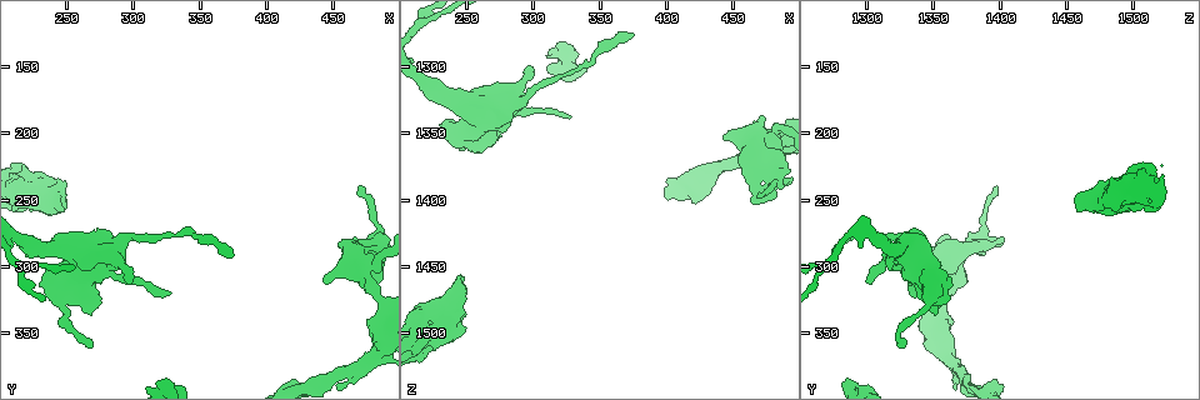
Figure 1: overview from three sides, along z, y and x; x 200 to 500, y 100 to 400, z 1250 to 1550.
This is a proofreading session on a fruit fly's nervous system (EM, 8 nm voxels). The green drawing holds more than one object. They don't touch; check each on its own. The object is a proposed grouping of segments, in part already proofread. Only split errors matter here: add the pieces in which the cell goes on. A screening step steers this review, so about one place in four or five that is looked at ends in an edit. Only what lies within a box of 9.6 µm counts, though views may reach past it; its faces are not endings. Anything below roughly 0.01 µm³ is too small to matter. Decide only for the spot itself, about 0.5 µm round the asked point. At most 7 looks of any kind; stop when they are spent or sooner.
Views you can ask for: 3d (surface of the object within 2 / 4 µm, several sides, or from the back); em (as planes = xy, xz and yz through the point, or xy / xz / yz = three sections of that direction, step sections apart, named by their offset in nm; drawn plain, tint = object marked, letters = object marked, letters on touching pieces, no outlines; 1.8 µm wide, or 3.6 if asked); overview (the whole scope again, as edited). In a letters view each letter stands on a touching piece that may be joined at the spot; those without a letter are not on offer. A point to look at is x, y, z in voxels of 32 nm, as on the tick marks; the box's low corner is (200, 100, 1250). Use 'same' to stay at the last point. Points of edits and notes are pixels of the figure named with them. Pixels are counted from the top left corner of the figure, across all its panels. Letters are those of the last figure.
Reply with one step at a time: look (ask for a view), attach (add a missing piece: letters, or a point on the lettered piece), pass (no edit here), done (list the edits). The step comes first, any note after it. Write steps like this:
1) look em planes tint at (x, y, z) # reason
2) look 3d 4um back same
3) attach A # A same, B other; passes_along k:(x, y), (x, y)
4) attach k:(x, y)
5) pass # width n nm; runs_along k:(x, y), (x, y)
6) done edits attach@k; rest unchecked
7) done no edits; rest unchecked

look em xz step 16 letters at (330, 320, 1340) # branch stops here

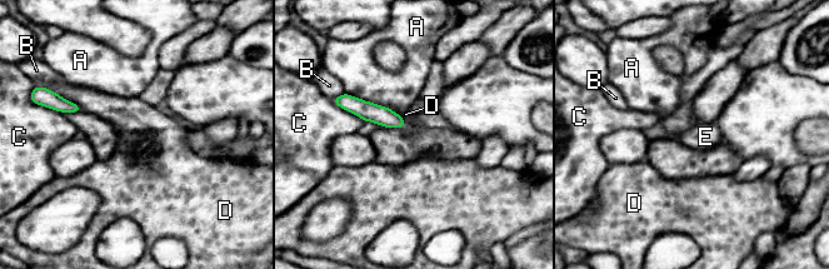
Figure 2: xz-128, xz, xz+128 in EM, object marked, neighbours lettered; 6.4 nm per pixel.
attach E # width 100 nm; longest_contact A 380 nm; A other, B other, C other, D other, E same; it goes on there

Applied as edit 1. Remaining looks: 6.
look overview

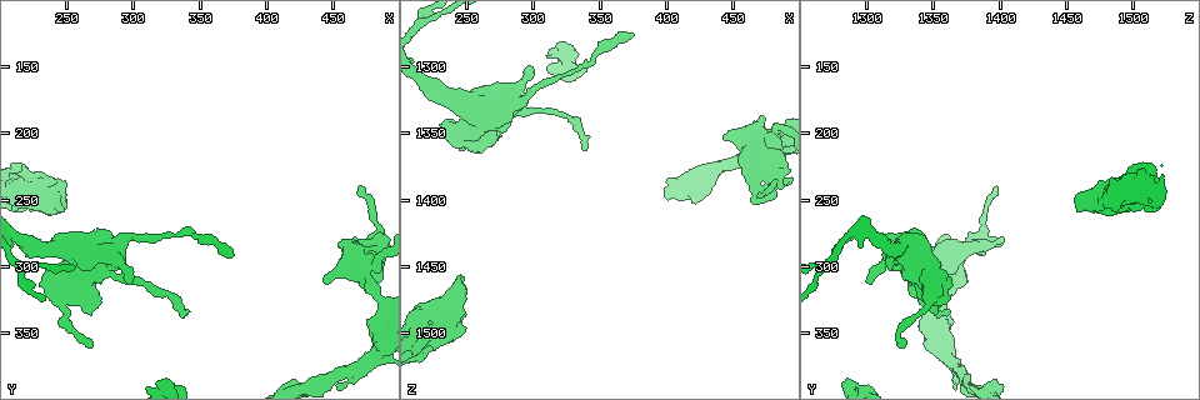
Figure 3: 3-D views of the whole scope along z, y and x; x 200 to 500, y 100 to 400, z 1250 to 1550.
look 3d 2um at (376, 292, 1278) # thin end

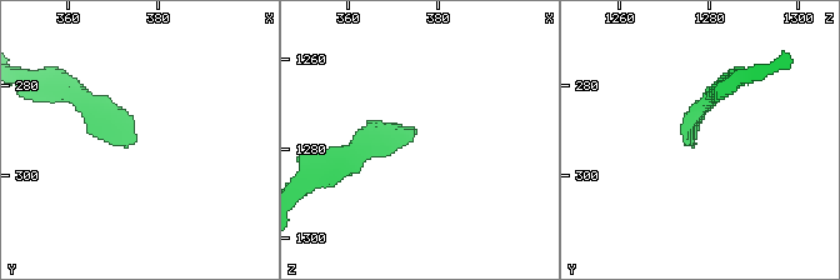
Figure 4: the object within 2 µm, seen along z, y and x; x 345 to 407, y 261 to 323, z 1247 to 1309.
look em planes letters at (375, 293, 1276)

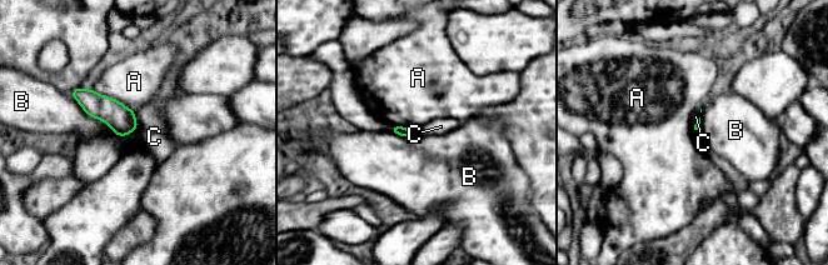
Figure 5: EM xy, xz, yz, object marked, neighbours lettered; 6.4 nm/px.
pass # A other, B other, C other; none of them fits

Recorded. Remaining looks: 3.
look em 3.6um xz step 4 letters at (472, 308, 1362) # thin neck

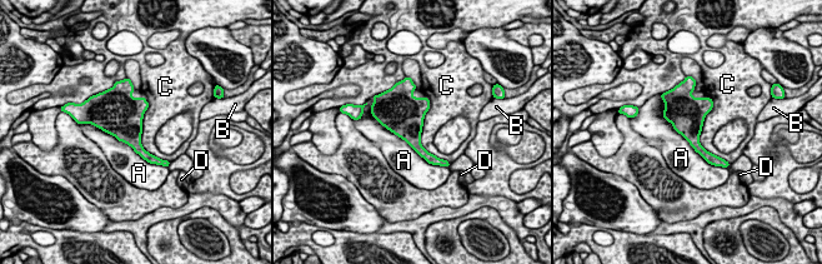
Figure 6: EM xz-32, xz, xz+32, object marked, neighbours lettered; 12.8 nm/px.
pass # A other, B other, C other, D other; border 6:(663, 101), (671, 125), (721, 167); no lettered piece goes on from it

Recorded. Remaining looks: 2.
done edits attach@2; rest unchecked

